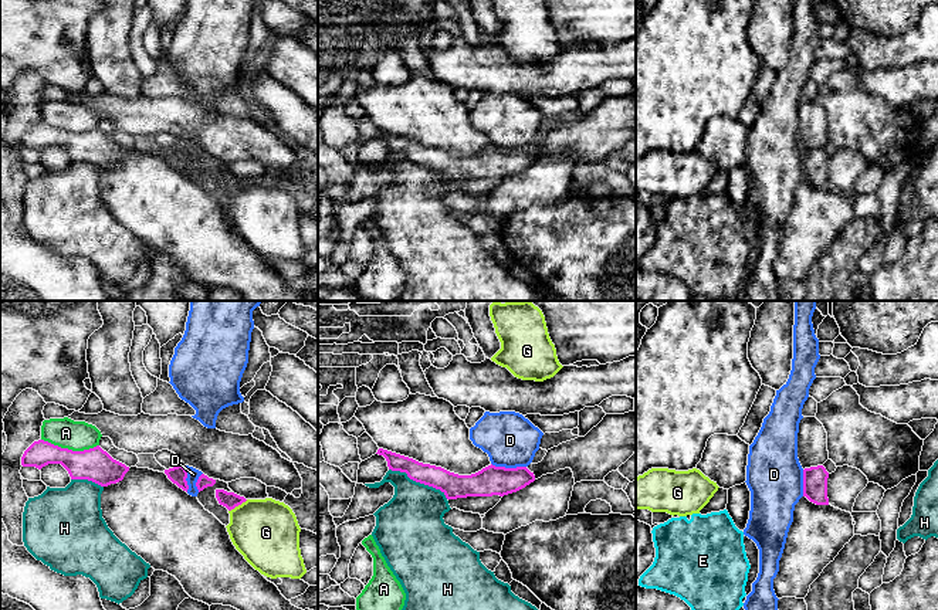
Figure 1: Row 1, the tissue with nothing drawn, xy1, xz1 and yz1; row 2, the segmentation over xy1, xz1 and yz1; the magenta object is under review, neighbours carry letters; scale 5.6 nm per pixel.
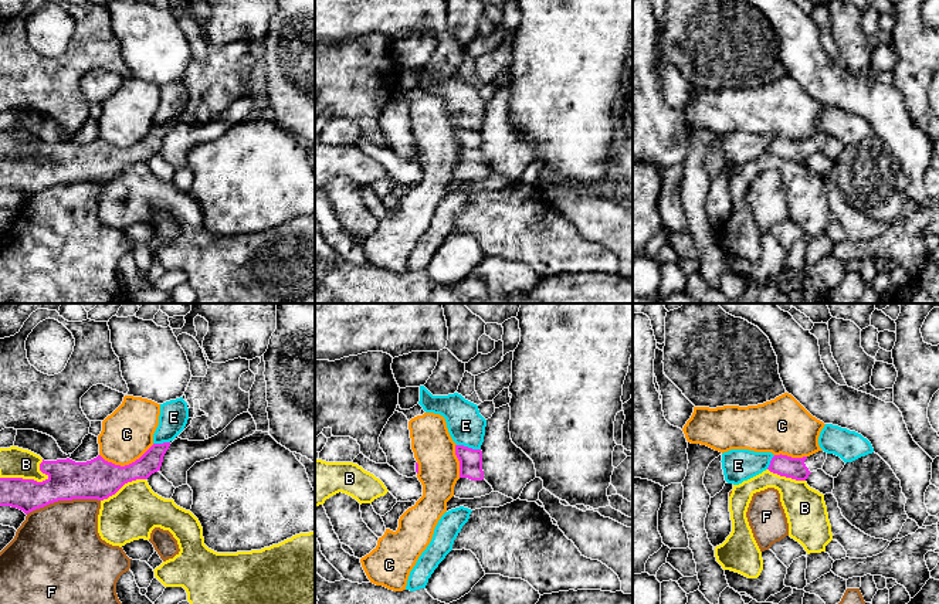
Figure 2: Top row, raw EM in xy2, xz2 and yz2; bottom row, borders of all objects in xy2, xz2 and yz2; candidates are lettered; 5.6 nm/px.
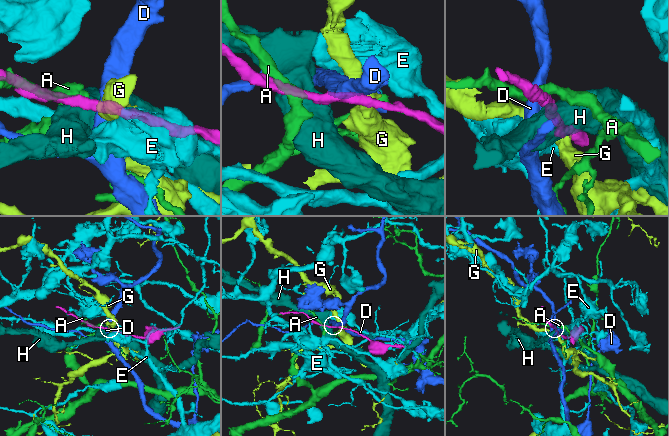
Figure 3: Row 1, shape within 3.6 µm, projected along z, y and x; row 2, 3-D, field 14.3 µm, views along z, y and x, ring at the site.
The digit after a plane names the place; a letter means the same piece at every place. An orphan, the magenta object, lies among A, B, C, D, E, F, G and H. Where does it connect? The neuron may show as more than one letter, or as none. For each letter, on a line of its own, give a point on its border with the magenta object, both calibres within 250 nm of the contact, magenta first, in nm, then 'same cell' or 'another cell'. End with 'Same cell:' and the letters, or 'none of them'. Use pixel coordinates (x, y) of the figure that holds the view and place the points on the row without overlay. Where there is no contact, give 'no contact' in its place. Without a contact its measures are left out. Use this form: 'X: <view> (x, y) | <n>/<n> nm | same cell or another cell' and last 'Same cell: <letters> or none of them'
A: xy1 (70, 132) | 190/170 nm | another cell
B: xy2 (24, 162) | 220/180 nm | another cell
C: xy2 (126, 148) | 220/300 nm | another cell
D: xz1 (508, 151) | 160/300 nm | another cell
E: xz2 (467, 129) | 130/200 nm | another cell
F: xy2 (63, 182) | 220/460 nm | another cell
G: xy1 (237, 187) | 90/380 nm | another cell
H: xz1 (419, 163) | 140/360 nm | another cell
Same cell: none of them

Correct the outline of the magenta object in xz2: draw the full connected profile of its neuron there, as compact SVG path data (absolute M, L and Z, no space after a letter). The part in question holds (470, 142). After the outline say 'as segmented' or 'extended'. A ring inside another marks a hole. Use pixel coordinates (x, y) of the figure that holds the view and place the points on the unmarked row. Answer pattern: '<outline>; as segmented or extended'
M455 128L455 138L460 143L460 162L454 169L454 179L460 181L474 181L494 174L484 162L482 133L464 128Z; extended

